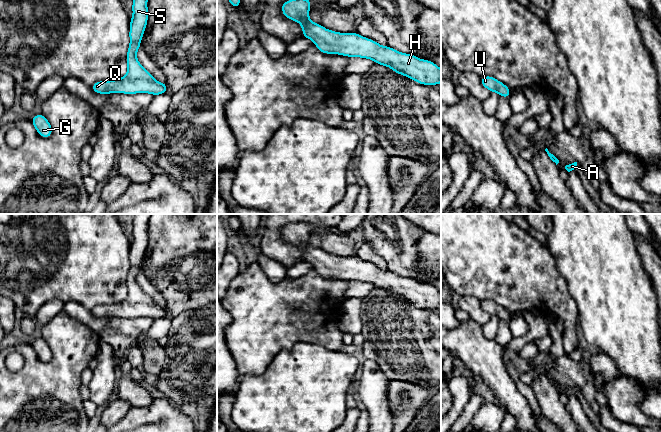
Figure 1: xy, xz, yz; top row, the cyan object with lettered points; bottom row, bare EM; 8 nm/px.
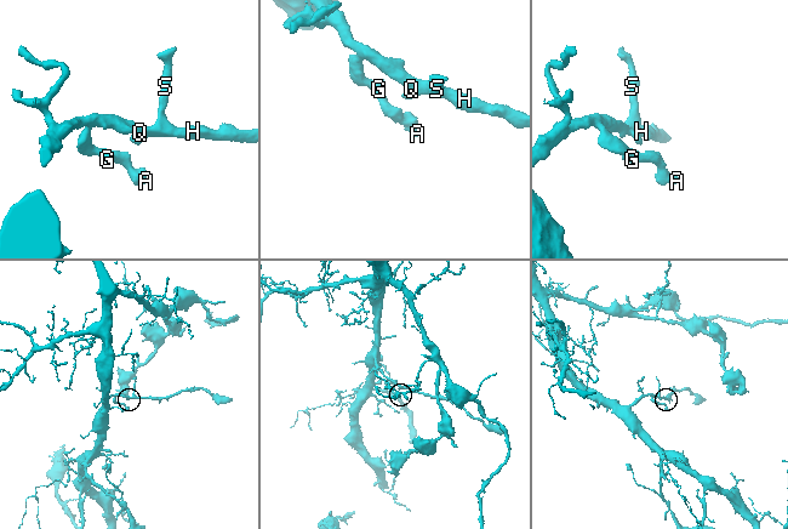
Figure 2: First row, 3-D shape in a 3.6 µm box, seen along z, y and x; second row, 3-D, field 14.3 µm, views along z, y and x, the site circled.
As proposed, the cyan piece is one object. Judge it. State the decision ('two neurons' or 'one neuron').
one neuron

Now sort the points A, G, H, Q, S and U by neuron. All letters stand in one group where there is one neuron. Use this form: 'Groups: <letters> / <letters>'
Groups: A G H Q S U

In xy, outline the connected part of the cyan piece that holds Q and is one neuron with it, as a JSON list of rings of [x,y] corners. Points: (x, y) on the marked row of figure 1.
[[[133,0],[133,16],[130,20],[130,44],[127,51],[127,73],[122,78],[97,81],[91,88],[98,94],[137,94],[148,93],[154,96],[166,94],[167,84],[159,83],[138,61],[137,51],[148,22],[148,0]]]

